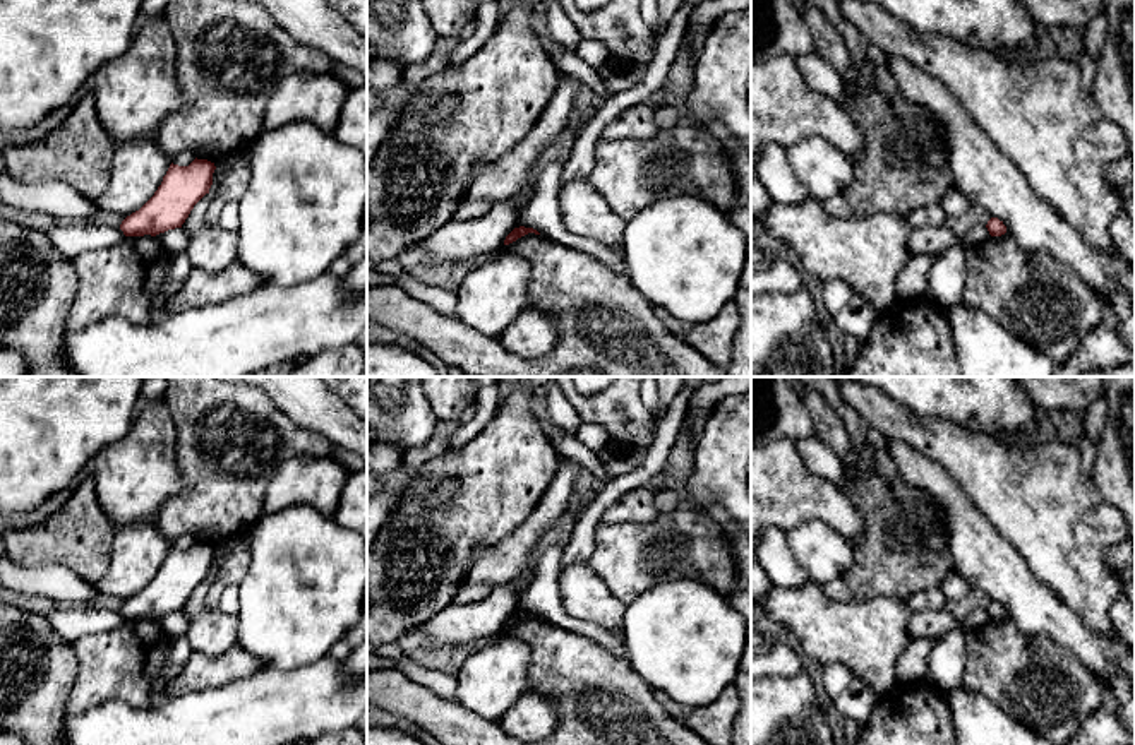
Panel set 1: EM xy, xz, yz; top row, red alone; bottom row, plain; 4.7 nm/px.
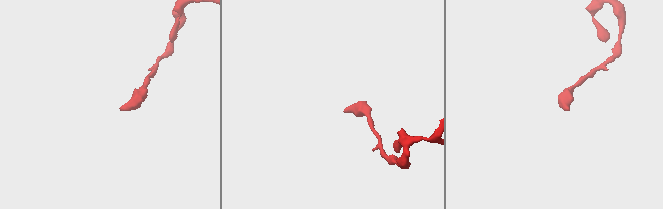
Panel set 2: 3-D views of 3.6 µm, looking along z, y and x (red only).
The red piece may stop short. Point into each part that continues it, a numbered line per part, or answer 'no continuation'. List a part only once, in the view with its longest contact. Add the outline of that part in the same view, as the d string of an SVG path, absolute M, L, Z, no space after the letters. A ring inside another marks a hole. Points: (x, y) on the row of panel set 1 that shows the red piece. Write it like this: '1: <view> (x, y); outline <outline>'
no continuation

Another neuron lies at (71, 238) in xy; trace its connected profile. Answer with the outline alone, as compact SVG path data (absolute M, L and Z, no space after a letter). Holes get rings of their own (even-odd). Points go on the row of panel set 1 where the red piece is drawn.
M89 221L57 223L46 233L57 250L69 259L115 247L125 238L120 226L103 226Z

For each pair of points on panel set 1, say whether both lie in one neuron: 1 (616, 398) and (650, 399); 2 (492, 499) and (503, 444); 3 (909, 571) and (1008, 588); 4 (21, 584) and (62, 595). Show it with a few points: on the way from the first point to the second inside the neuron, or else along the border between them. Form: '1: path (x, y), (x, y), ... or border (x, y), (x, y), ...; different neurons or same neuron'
1: border (638, 394), (650, 413); different neurons
2: path (499, 485), (503, 458); same neuron
3: border (943, 530), (947, 552), (955, 571); different neurons
4: path (31, 584), (52, 584); same neuron

